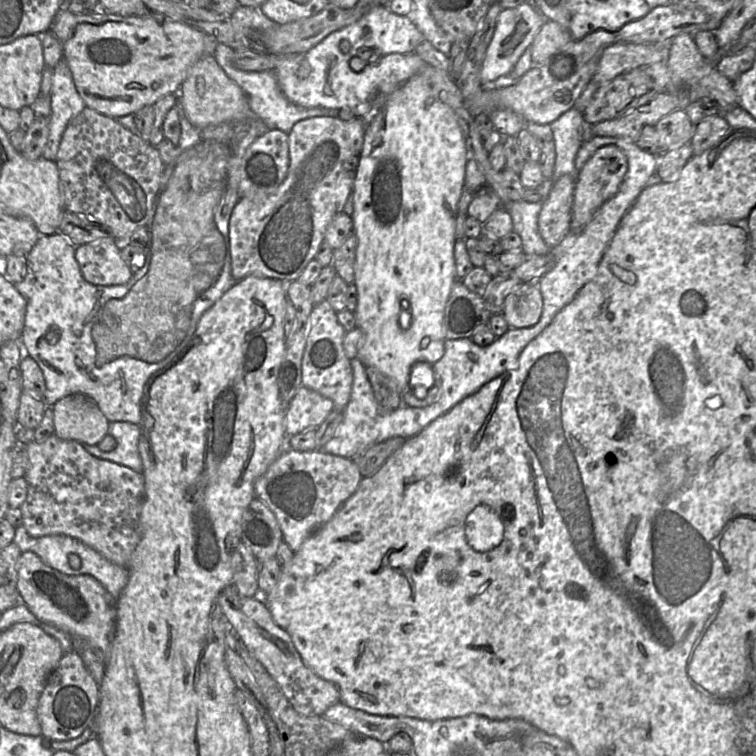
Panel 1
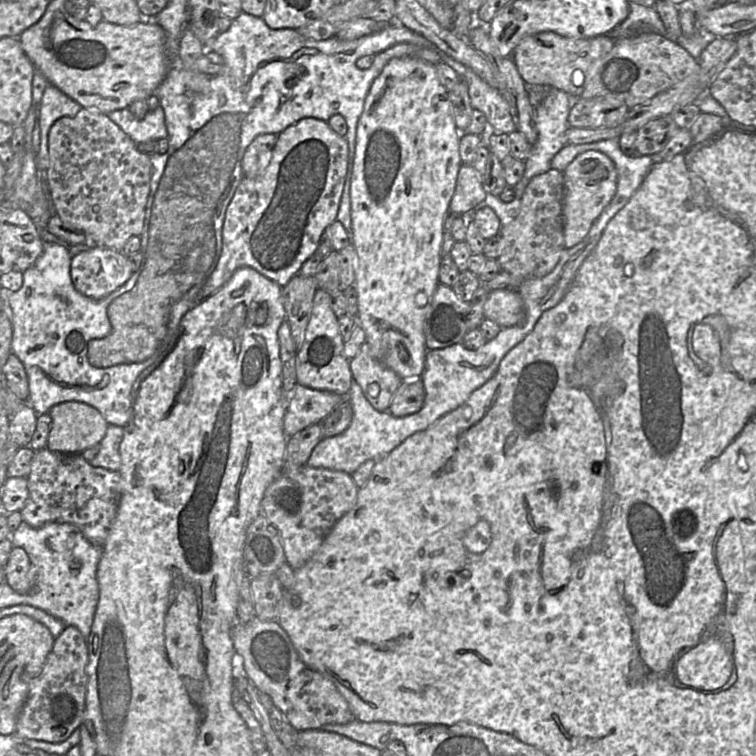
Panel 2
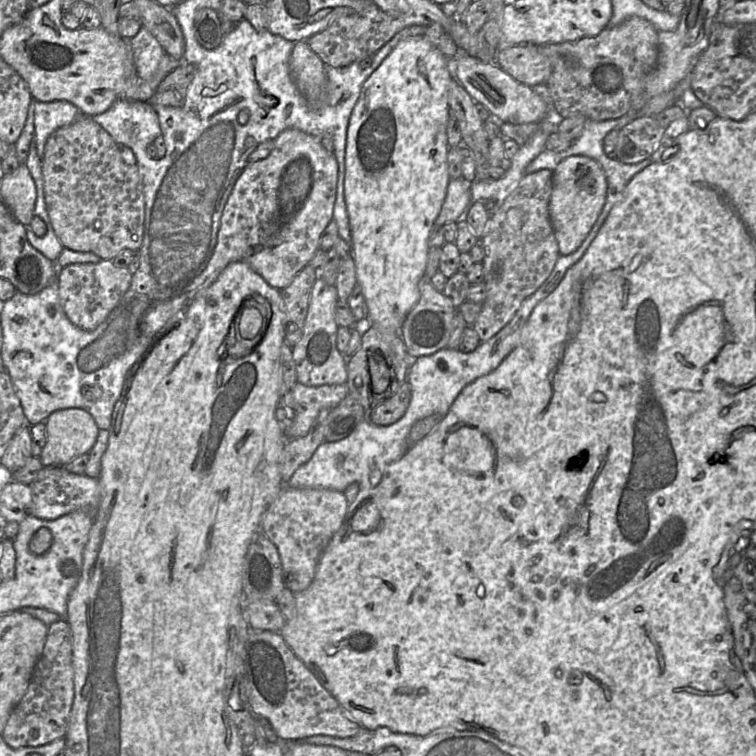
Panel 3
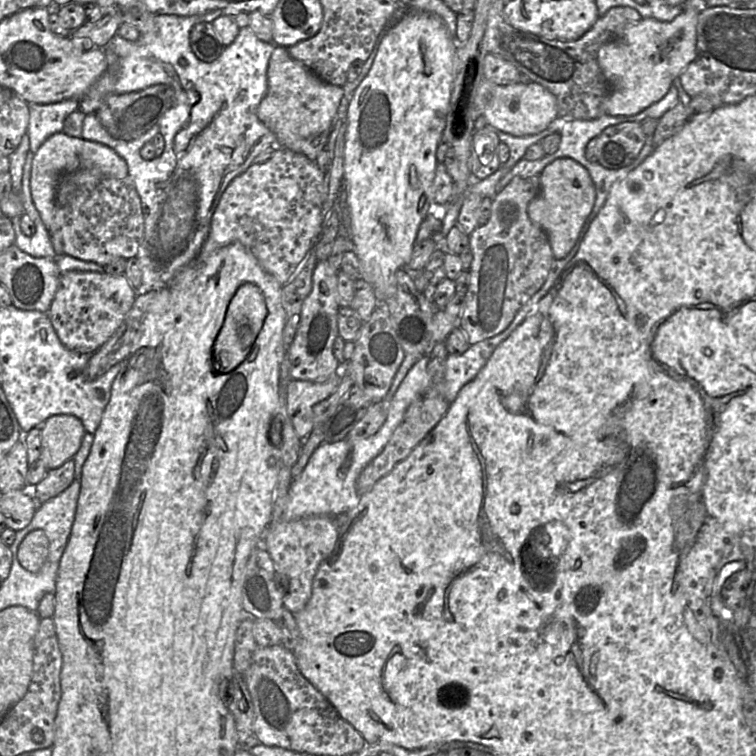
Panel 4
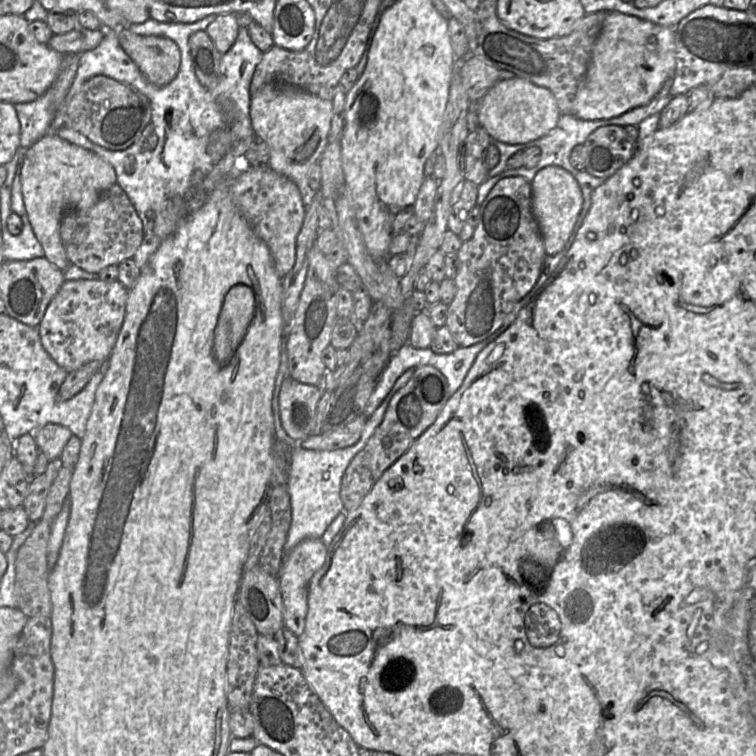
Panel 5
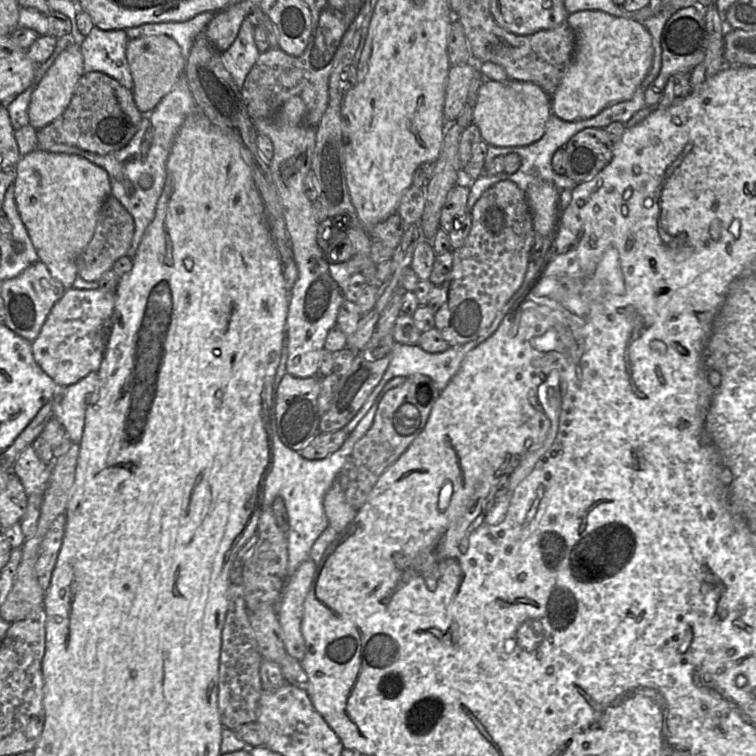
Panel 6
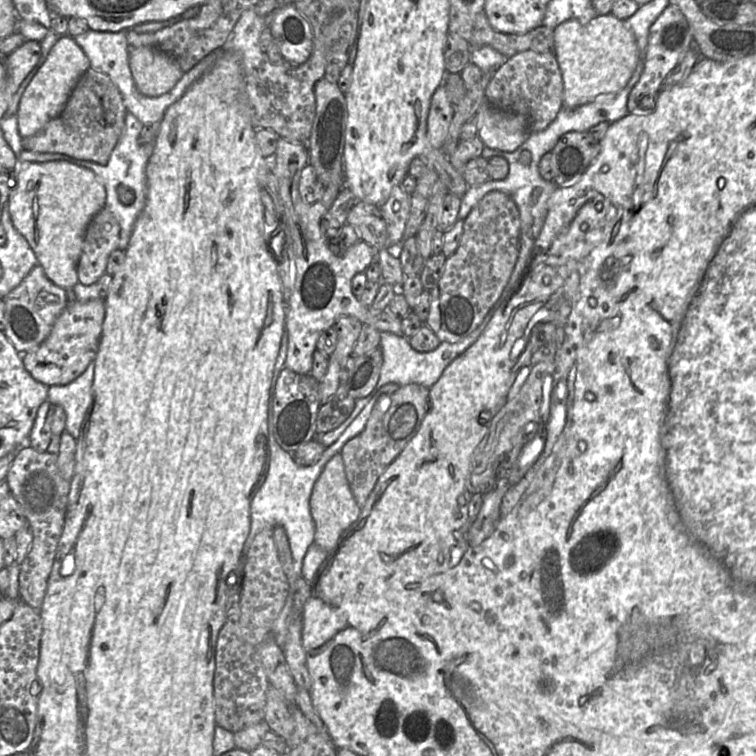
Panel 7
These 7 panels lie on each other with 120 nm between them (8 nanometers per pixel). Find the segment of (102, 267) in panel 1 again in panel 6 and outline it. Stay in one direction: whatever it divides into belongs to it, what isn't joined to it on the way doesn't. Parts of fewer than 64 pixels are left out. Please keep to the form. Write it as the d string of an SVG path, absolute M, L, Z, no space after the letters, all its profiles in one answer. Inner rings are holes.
M71 287L69 289L65 289L64 295L54 304L51 311L49 312L41 330L37 336L37 338L32 342L32 354L34 360L39 365L39 367L50 377L52 380L60 387L67 387L75 384L80 379L84 378L86 375L93 371L98 371L106 346L109 339L111 325L112 325L112 315L114 311L115 305L115 291L104 291L100 288L93 290L85 290L85 289L76 289Z

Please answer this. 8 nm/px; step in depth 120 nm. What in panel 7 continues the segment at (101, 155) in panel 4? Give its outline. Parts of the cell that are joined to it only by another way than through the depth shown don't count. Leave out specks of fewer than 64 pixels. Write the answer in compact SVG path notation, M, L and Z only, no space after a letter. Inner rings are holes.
M66 161L20 163L18 169L16 186L7 201L12 223L26 239L46 277L66 292L73 291L78 282L77 265L85 233L90 222L105 206L106 190L94 172Z

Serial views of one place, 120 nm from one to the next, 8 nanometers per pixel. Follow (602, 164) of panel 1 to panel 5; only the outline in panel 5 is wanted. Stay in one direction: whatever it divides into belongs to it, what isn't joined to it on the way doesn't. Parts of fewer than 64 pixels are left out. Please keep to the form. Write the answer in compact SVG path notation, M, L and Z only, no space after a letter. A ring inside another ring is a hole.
M547 166L531 181L532 212L540 227L547 255L555 255L565 248L571 238L583 206L581 188L574 176L559 166Z

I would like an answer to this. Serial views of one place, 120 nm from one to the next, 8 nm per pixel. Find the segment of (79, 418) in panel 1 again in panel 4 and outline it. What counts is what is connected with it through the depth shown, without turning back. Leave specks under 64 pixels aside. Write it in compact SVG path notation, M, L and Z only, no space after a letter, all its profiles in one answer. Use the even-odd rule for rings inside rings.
M67 414L49 417L41 425L40 460L47 470L72 460L79 450L85 429L80 419Z

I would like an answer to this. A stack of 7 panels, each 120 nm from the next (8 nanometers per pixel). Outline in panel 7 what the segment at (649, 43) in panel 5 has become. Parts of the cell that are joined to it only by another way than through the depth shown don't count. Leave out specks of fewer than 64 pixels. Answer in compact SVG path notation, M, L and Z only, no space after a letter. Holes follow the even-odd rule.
M611 14L596 16L582 24L571 19L554 28L554 55L558 61L563 79L563 108L573 109L593 101L597 96L618 92L631 78L638 60L639 50L635 37L626 22Z

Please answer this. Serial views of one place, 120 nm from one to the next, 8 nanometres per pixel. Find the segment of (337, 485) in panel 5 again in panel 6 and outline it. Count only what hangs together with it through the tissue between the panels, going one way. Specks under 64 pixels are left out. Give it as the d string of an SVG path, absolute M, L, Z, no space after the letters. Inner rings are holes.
M274 431L274 436L270 436L271 465L264 483L262 511L271 508L276 498L284 501L288 515L288 576L292 575L303 561L310 559L314 542L329 526L323 507L324 496L358 440L359 437L346 439L331 455L320 460L308 460L298 451L286 446L277 431Z

